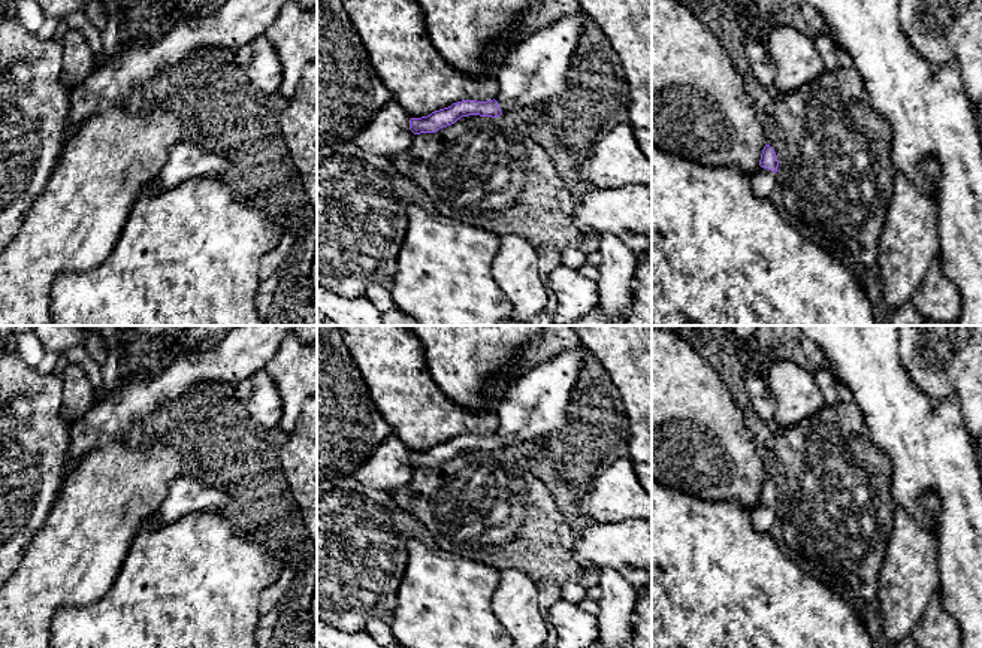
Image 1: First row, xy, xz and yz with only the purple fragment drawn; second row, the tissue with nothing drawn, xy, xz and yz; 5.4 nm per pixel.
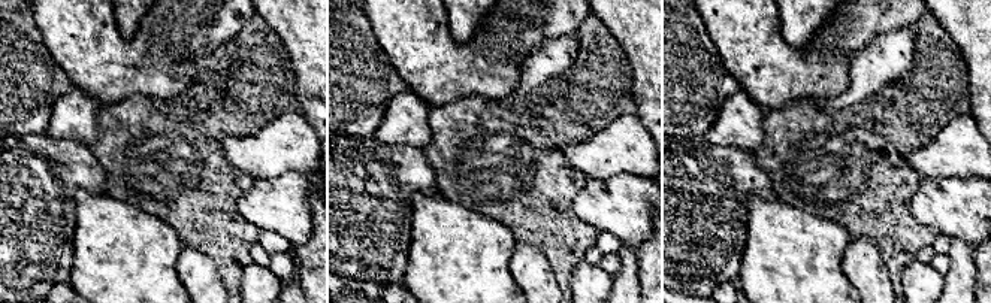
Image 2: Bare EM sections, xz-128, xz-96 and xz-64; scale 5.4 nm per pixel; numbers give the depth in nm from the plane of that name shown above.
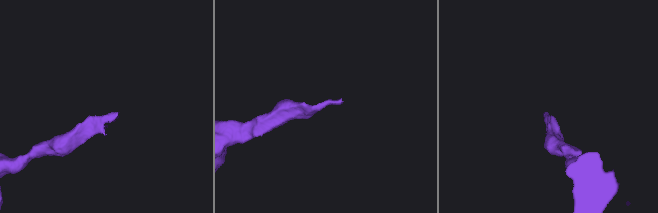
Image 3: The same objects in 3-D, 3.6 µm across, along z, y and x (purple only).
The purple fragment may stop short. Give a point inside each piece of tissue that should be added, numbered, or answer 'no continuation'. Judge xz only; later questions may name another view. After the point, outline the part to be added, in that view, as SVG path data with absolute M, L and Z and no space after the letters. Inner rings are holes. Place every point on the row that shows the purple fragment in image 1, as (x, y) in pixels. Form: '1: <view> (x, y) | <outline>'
1: xz (537, 69) | M577 13L558 19L516 46L498 69L499 91L495 97L502 113L517 110L535 102L549 100L566 87L566 76L580 42L587 15Z

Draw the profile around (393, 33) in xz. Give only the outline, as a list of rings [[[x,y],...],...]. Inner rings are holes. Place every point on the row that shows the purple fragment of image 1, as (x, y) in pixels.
[[[342,0],[342,6],[380,79],[392,93],[393,100],[413,118],[427,116],[462,100],[493,100],[499,91],[498,69],[508,54],[525,39],[561,18],[577,13],[580,9],[577,0],[540,0],[534,9],[520,13],[517,25],[507,39],[489,45],[489,72],[481,78],[475,78],[453,69],[433,48],[423,10],[414,0]]]

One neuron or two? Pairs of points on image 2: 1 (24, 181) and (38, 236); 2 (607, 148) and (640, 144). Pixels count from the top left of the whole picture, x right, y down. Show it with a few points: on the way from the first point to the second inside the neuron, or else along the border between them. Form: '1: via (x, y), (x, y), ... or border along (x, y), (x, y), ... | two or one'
1: via (24, 194), (24, 223) | one
2: via (615, 148), (633, 145) | one

